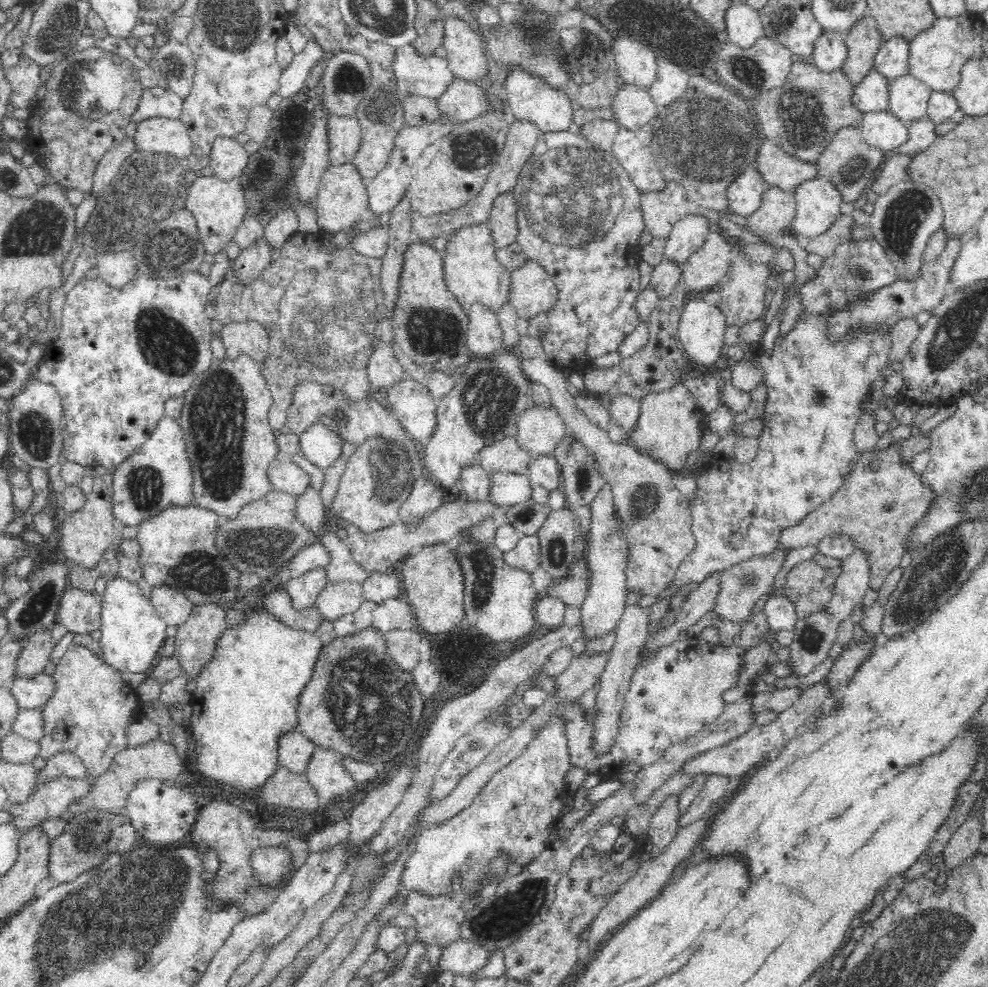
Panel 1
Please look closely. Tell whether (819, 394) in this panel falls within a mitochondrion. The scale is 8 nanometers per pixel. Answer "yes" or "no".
yes

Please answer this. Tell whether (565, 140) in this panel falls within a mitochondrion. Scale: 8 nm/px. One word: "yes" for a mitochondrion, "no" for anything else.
yes

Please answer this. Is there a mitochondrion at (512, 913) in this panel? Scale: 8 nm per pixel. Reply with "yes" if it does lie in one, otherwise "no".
yes

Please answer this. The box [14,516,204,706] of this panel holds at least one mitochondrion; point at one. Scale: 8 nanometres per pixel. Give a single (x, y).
(42, 600)

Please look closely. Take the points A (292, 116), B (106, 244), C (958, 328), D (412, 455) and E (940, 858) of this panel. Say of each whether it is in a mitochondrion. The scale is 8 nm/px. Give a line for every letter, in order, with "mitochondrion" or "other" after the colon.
A: other
B: mitochondrion
C: mitochondrion
D: mitochondrion
E: other

